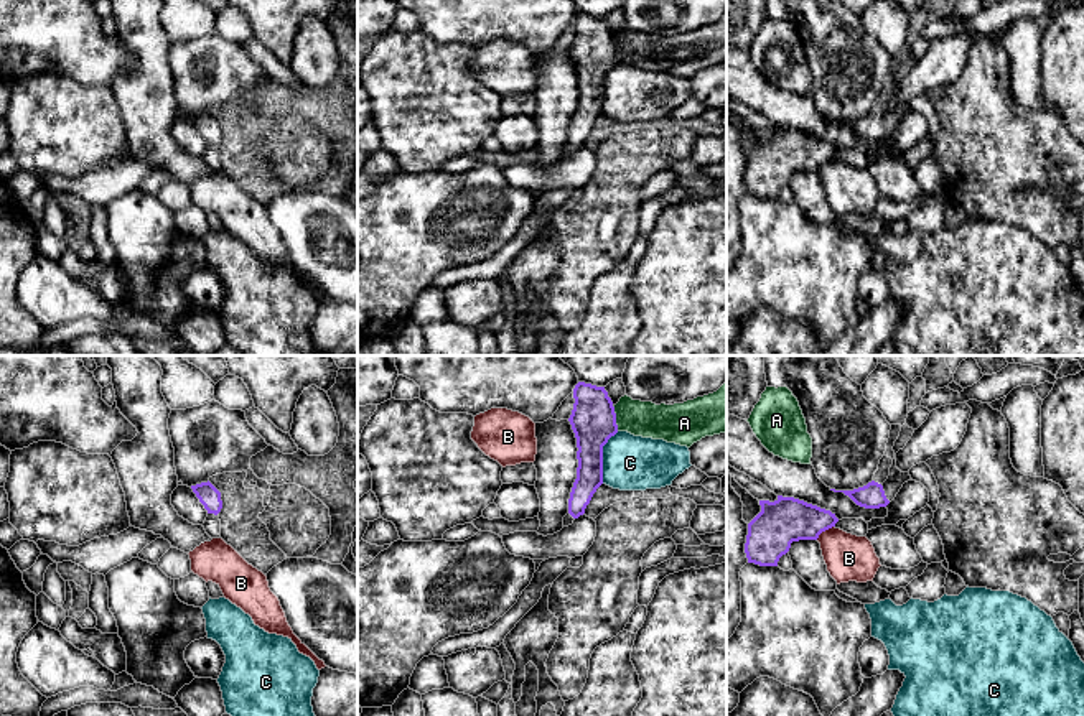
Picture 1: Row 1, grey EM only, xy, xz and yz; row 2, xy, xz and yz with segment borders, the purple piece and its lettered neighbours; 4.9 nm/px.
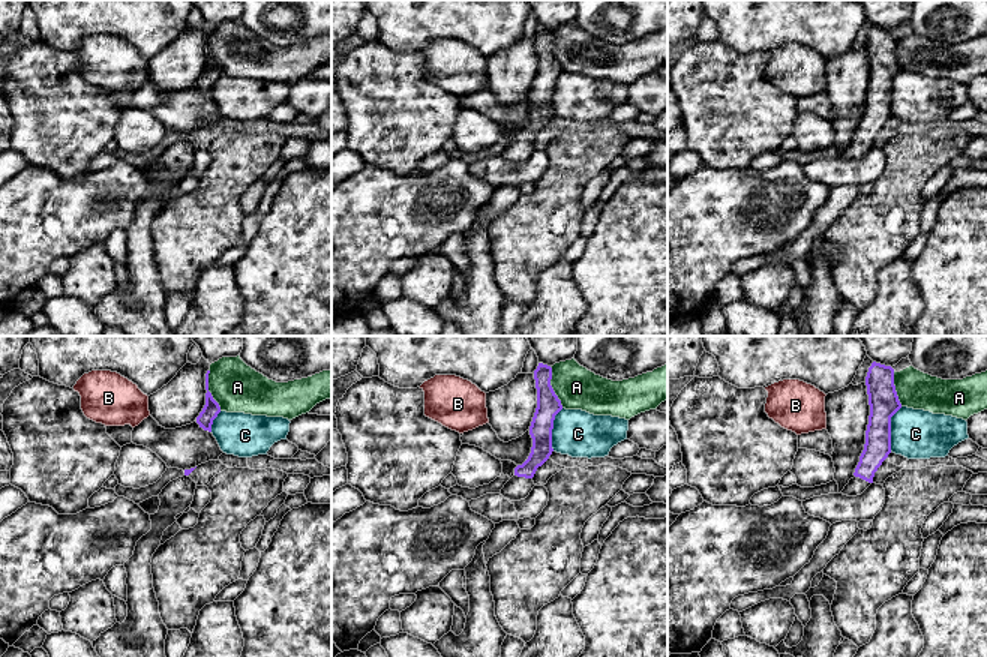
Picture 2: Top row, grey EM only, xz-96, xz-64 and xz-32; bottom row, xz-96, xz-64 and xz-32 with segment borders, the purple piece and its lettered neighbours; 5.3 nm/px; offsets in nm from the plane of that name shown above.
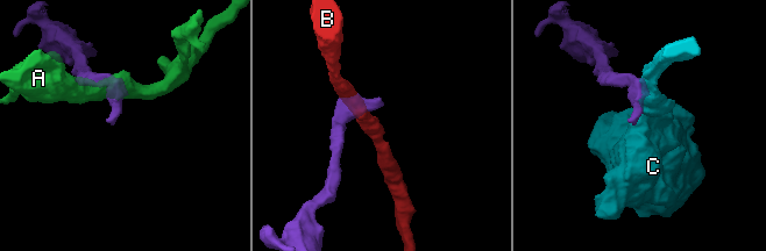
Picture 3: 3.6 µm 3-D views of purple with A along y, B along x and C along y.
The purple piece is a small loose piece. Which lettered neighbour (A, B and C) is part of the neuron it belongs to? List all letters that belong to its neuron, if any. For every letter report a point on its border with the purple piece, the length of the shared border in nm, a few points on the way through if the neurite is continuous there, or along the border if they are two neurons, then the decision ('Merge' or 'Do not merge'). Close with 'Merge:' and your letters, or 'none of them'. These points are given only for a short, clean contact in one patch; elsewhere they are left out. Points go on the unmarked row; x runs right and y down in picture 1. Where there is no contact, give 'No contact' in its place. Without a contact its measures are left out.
A: Touches purple at xz (615, 50). Shared border 130 nm. Boundary: xz (612, 37), (618, 61). Do not merge
B: Touches purple at yz (824, 162). Shared border 120 nm. Boundary: yz (834, 157), (816, 170). Do not merge
C: Touches purple at xz (602, 88). Shared border 260 nm. Boundary: xz (618, 63), (603, 78), (602, 114). Do not merge
Merge: none of them

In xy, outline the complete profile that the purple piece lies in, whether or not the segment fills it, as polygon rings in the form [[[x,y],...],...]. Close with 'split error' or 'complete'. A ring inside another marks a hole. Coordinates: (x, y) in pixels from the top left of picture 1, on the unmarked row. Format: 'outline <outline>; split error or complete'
outline [[[208,112],[196,117],[191,117],[193,123],[204,137],[208,145],[217,146],[222,140],[221,123]]]; complete

